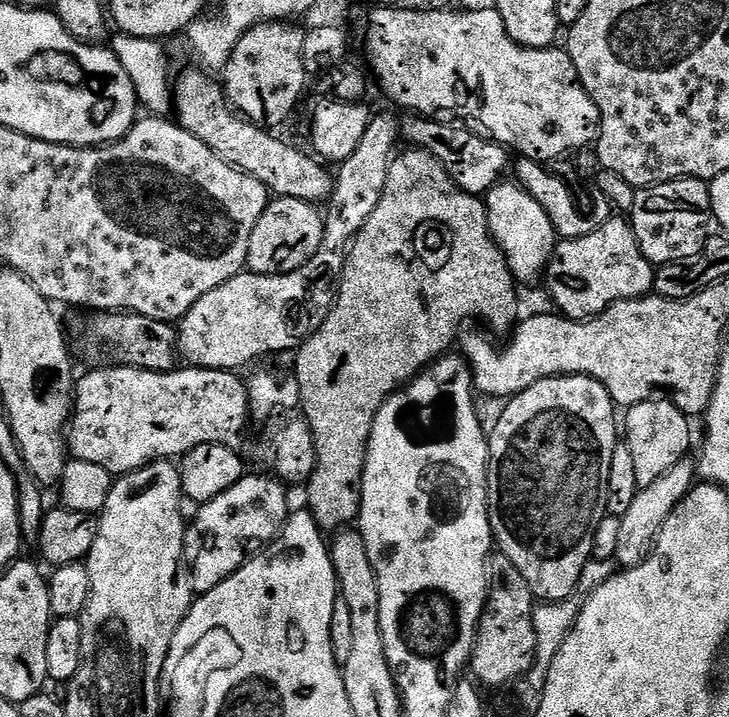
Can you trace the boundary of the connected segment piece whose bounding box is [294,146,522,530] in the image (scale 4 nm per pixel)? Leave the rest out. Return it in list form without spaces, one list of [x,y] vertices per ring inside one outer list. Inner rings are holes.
[[[412,146],[407,150],[409,152],[401,151],[393,159],[386,178],[386,190],[382,190],[382,202],[378,202],[378,210],[374,210],[374,214],[370,214],[370,218],[366,218],[362,230],[356,235],[351,248],[348,249],[348,258],[344,261],[344,273],[340,276],[336,302],[328,311],[326,322],[322,322],[320,329],[314,335],[309,336],[305,344],[300,345],[294,356],[294,359],[296,359],[294,375],[300,387],[302,418],[310,426],[314,446],[316,447],[316,465],[312,471],[312,476],[306,481],[306,489],[308,488],[306,508],[316,520],[316,525],[322,530],[328,530],[328,528],[332,528],[331,530],[343,529],[359,517],[360,483],[364,473],[364,463],[366,462],[374,418],[380,407],[395,392],[400,391],[403,385],[425,371],[432,361],[445,355],[451,349],[448,348],[451,344],[453,347],[454,341],[465,322],[472,322],[470,320],[474,319],[475,316],[481,316],[494,331],[508,334],[516,328],[522,316],[522,313],[520,314],[520,296],[516,293],[518,281],[512,275],[502,250],[496,245],[496,239],[490,234],[488,208],[484,205],[483,199],[472,196],[460,189],[452,181],[452,176],[444,169],[442,162],[438,162],[438,158],[434,158],[434,154],[430,154],[425,148]]]

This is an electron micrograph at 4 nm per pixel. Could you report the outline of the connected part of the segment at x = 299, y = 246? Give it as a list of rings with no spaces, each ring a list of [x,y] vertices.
[[[285,196],[273,199],[266,206],[262,218],[258,218],[254,234],[250,234],[247,267],[259,276],[300,271],[300,267],[320,248],[324,237],[324,222],[325,217],[315,204]]]

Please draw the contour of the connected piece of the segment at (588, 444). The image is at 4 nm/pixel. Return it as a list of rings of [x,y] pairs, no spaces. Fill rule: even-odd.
[[[549,376],[534,386],[522,390],[511,397],[508,404],[500,412],[496,425],[490,428],[488,436],[488,517],[492,523],[492,535],[499,551],[526,578],[533,597],[540,602],[561,600],[571,594],[578,586],[578,578],[582,578],[582,570],[593,559],[592,547],[594,534],[598,534],[598,526],[608,515],[608,479],[610,478],[610,458],[614,458],[614,450],[618,443],[618,408],[613,404],[606,386],[600,380],[589,376]]]

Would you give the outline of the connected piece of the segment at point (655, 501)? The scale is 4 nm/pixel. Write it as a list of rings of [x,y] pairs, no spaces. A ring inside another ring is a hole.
[[[688,458],[680,460],[674,466],[670,466],[670,470],[662,474],[662,478],[650,482],[650,486],[641,488],[634,502],[630,502],[630,510],[626,510],[626,514],[620,517],[618,550],[614,559],[621,569],[637,568],[655,552],[662,526],[666,526],[666,518],[670,518],[670,514],[697,483],[698,468],[690,461]]]

